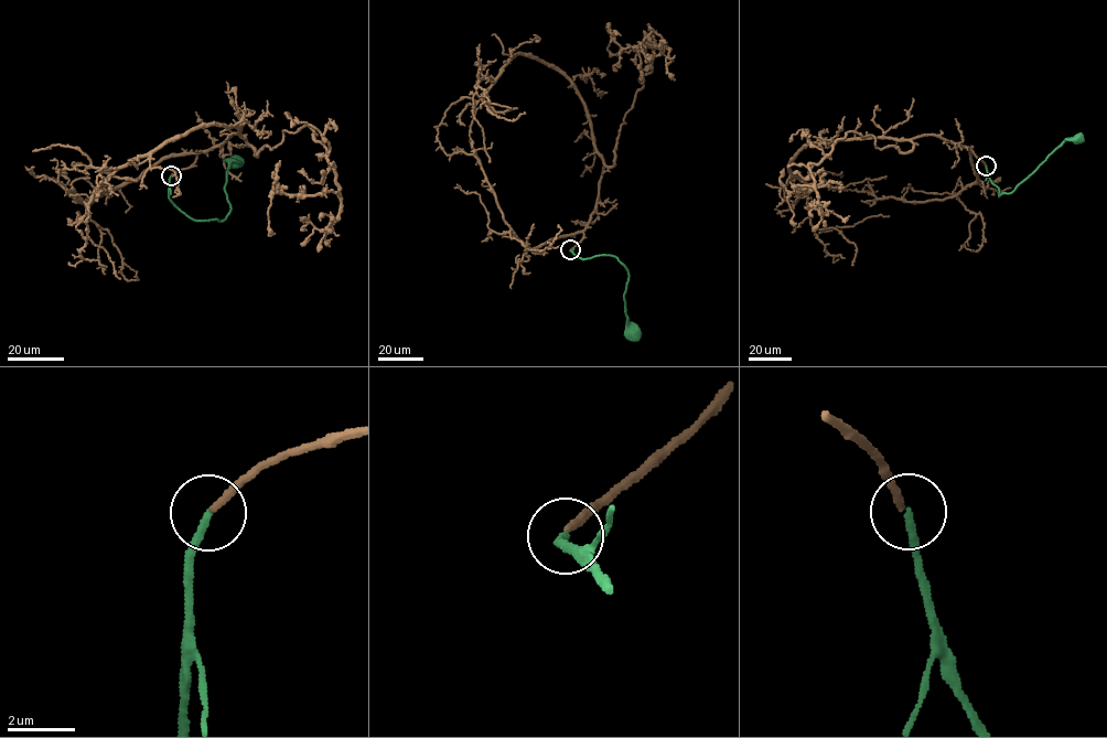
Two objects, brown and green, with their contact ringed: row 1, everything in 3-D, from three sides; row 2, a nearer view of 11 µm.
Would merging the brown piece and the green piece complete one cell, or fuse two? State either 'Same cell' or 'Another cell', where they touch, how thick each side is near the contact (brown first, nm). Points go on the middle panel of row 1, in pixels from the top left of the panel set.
Same cell. Place: (570, 249). Thickness 240 nm (brown) against 240 nm

